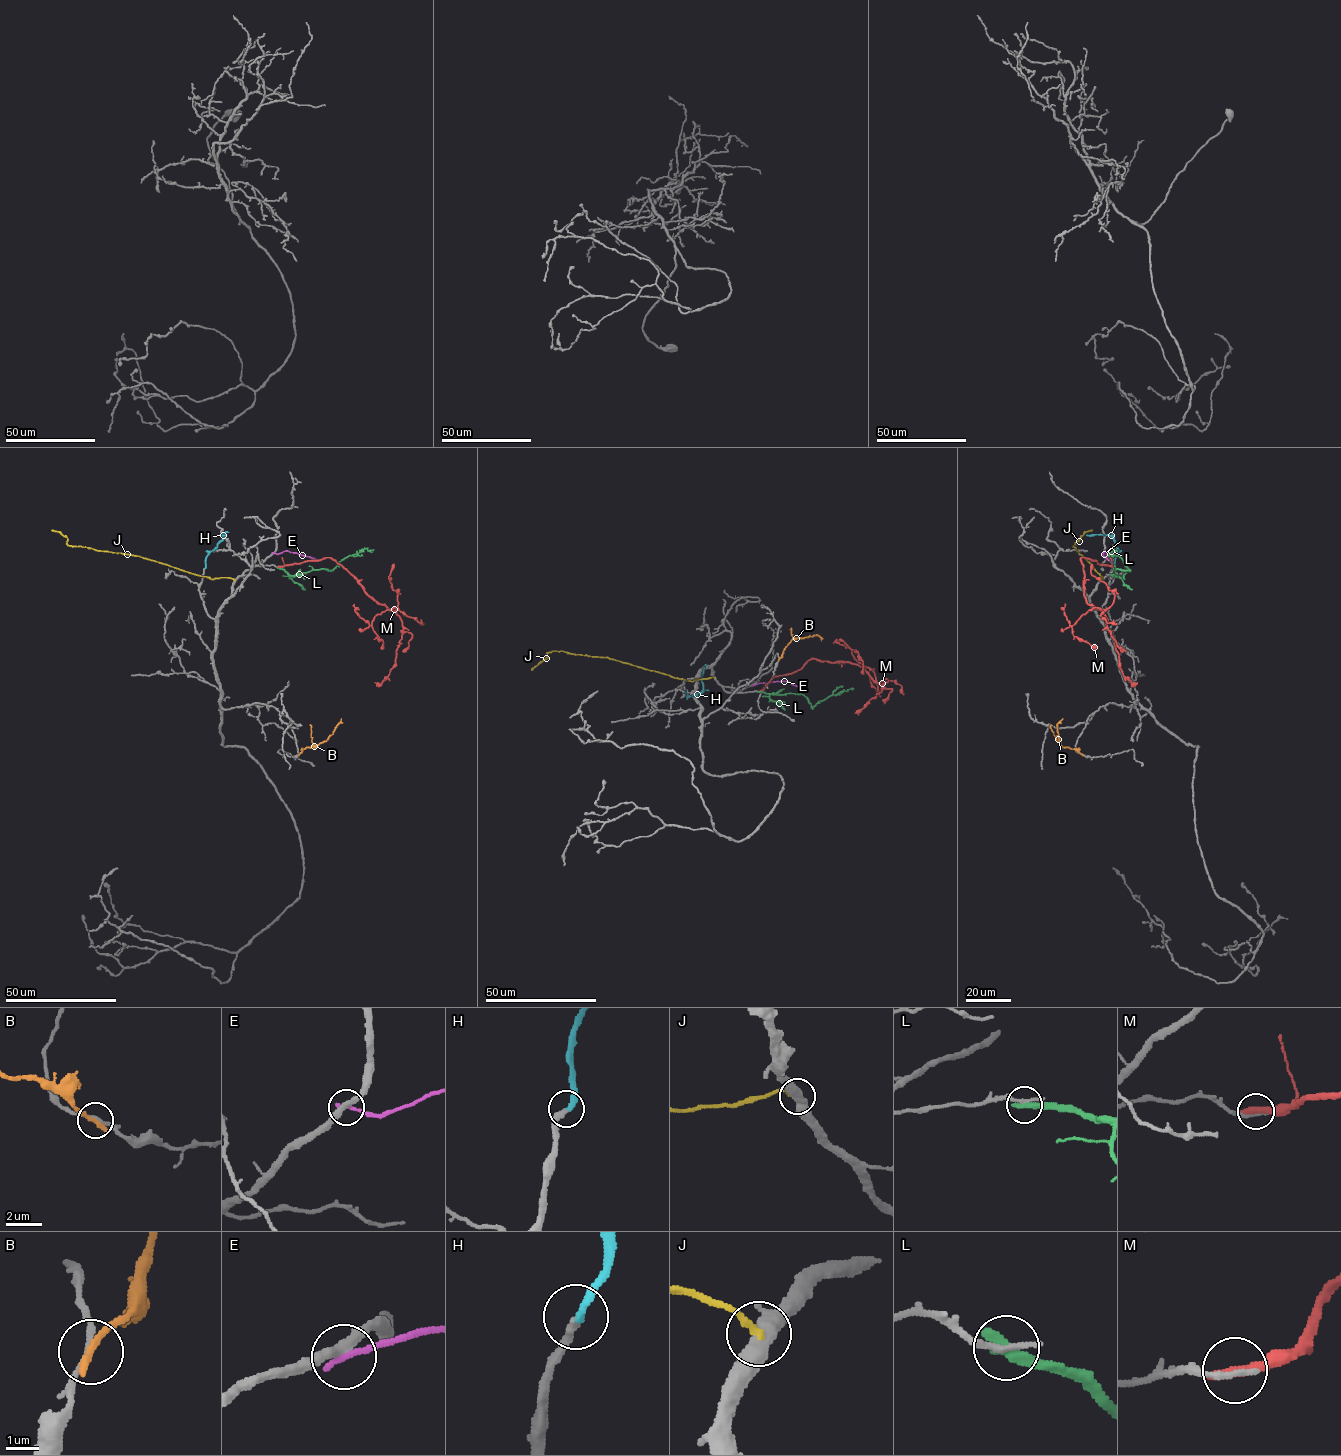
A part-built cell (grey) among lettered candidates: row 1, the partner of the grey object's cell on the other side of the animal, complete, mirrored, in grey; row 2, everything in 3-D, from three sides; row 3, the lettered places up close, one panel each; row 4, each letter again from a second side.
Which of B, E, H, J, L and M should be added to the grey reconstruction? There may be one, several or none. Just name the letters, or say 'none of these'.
H

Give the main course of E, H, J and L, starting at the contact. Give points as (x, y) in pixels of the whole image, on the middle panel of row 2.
E: (753, 685), (785, 681), (799, 687)
H: (685, 690), (688, 696), (702, 691), (701, 674), (706, 664)
J: (714, 677), (692, 681), (607, 657), (552, 650), (531, 670)
L: (758, 692), (800, 693), (812, 706), (853, 688)

